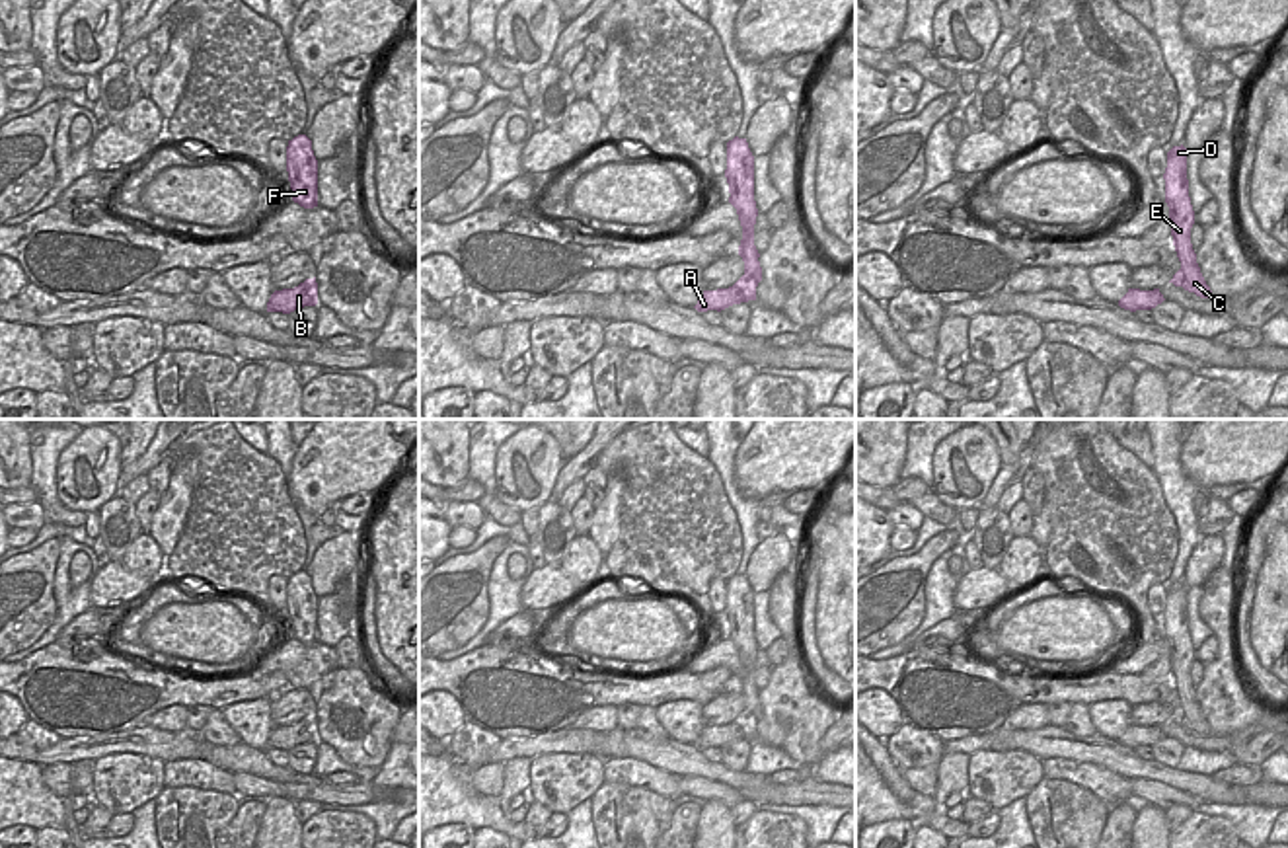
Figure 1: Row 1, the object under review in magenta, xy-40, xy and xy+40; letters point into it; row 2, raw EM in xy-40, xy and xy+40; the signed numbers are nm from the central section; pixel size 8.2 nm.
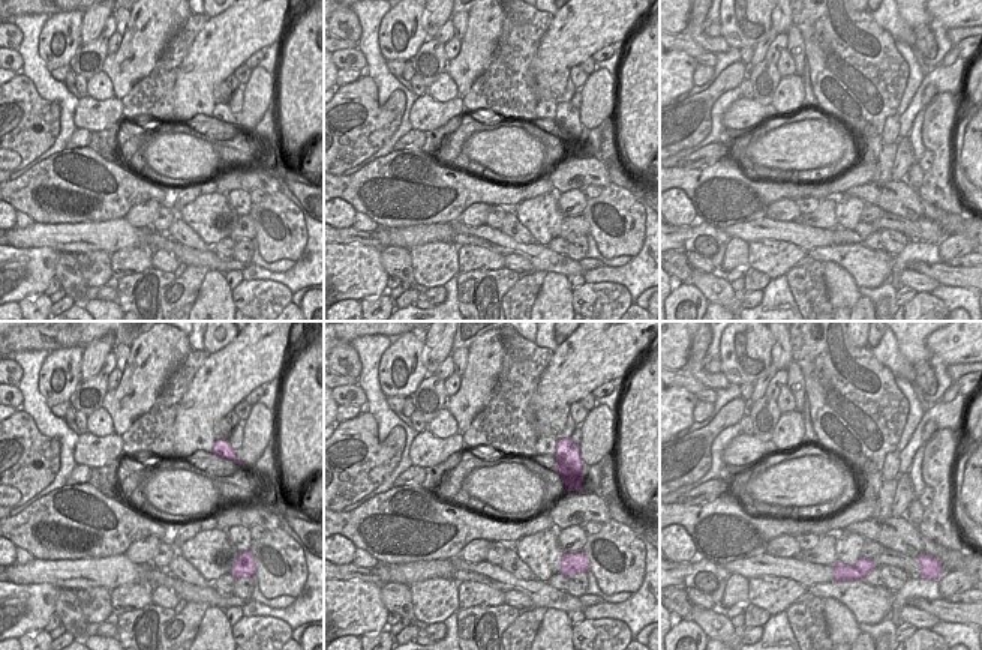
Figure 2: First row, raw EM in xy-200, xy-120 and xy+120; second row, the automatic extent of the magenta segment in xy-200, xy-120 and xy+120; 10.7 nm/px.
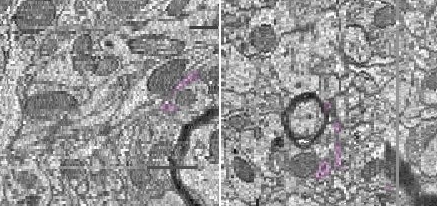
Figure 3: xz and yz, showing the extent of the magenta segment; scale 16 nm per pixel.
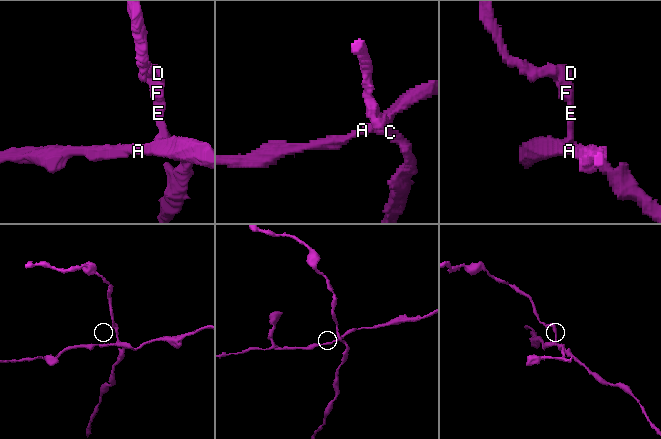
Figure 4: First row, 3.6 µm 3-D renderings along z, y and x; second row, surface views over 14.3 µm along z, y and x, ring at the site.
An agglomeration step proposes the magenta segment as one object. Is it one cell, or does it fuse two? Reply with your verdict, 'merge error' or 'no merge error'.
merge error

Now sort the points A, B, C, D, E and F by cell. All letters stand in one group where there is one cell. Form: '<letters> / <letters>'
A B / C D E F

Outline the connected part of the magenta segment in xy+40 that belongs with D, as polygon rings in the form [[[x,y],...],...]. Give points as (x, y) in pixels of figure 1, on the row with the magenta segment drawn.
[[[1173,146],[1167,152],[1165,179],[1165,203],[1169,207],[1171,236],[1181,269],[1173,275],[1169,283],[1194,292],[1200,298],[1212,298],[1212,290],[1206,285],[1200,267],[1196,263],[1196,253],[1191,244],[1191,228],[1194,224],[1194,211],[1189,197],[1187,179],[1187,148]]]

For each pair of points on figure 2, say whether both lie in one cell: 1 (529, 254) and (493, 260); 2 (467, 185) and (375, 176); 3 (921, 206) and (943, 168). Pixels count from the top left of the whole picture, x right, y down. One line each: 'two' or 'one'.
1: two
2: one
3: two

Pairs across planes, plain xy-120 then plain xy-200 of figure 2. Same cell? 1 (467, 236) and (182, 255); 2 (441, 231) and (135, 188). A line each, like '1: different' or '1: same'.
1: same
2: different

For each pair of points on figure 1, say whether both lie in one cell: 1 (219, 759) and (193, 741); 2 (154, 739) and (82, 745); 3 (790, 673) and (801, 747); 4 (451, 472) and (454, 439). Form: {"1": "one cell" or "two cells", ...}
{"1": "two cells", "2": "one cell", "3": "one cell", "4": "one cell"}

